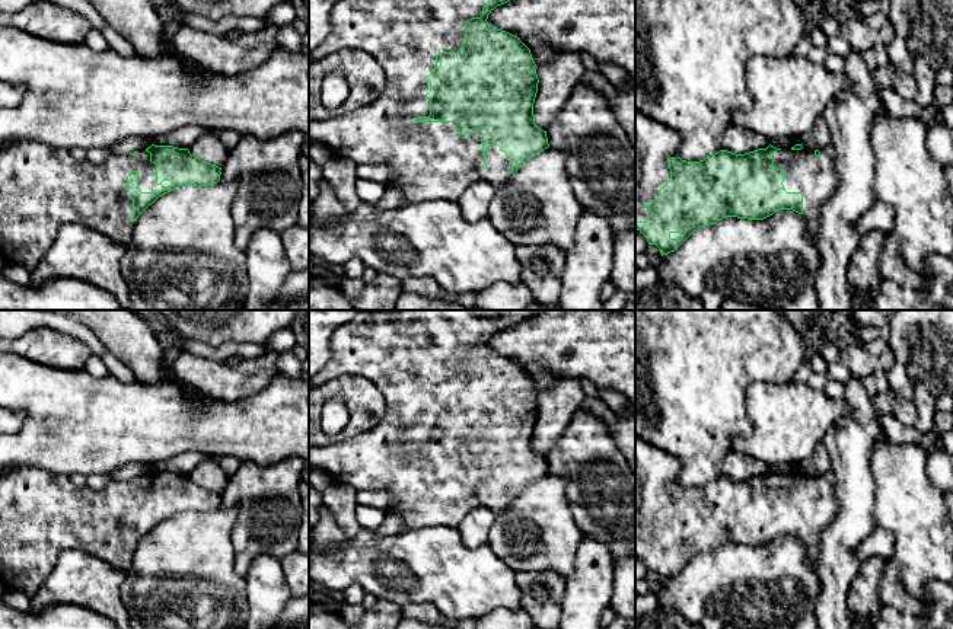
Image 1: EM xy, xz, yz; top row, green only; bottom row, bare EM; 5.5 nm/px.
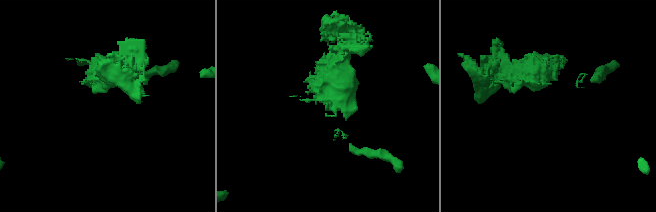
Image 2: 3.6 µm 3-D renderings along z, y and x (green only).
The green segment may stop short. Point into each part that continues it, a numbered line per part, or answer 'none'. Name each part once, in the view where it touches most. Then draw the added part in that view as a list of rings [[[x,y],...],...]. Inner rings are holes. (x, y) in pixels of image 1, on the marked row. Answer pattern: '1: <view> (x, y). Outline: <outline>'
1: xz (429, 160). Outline: [[[338,0],[334,7],[331,9],[329,19],[331,19],[331,32],[326,38],[312,51],[309,51],[309,64],[318,63],[341,50],[353,48],[367,55],[373,57],[382,71],[385,73],[385,87],[380,95],[361,108],[354,109],[350,114],[335,116],[331,119],[321,119],[321,121],[309,121],[309,140],[326,144],[334,156],[344,157],[356,165],[382,165],[389,166],[392,169],[391,179],[385,183],[386,188],[396,186],[404,191],[404,201],[415,202],[418,199],[447,199],[447,201],[458,201],[460,195],[475,182],[488,182],[495,188],[507,182],[511,173],[511,159],[506,156],[504,151],[500,150],[498,146],[488,147],[488,156],[482,156],[482,135],[487,132],[485,128],[478,128],[474,134],[466,134],[463,138],[459,137],[459,130],[452,122],[417,122],[415,119],[420,116],[430,115],[430,100],[425,95],[430,92],[430,83],[424,80],[436,68],[436,55],[439,52],[456,52],[465,42],[465,25],[472,17],[482,16],[482,7],[488,4],[488,0]]]

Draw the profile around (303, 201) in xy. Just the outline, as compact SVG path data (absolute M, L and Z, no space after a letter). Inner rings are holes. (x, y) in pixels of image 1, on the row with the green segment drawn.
M309 156L300 157L302 192L297 204L297 224L309 230Z

